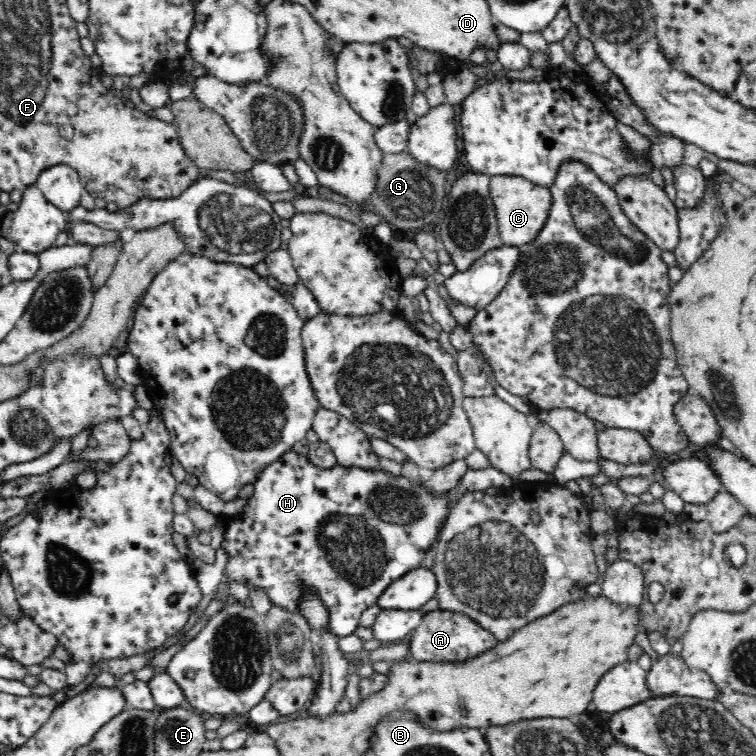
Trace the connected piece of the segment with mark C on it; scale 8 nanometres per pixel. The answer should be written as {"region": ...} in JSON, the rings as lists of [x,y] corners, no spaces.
{"region":[[[499,175],[491,178],[489,192],[496,208],[497,229],[503,245],[519,248],[536,240],[546,224],[552,207],[552,194],[549,188],[530,183],[522,176]]]}

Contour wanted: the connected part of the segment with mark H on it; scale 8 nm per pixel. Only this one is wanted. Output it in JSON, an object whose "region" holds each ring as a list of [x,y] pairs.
{"region":[[[292,449],[284,452],[278,460],[274,460],[266,465],[266,468],[260,472],[258,478],[253,482],[253,493],[247,498],[247,504],[241,513],[236,515],[221,515],[217,520],[224,523],[226,526],[223,532],[223,541],[221,547],[228,554],[228,563],[225,567],[226,580],[234,580],[240,584],[253,584],[262,592],[268,595],[268,598],[274,604],[281,606],[286,612],[300,612],[300,602],[302,602],[302,594],[311,592],[319,596],[322,604],[328,609],[327,630],[331,630],[332,634],[342,640],[344,636],[355,634],[355,630],[359,627],[358,620],[360,615],[366,608],[377,604],[378,597],[389,587],[395,580],[402,578],[406,572],[420,568],[424,554],[432,548],[439,538],[438,532],[450,514],[450,508],[460,500],[460,496],[464,496],[469,491],[485,491],[492,487],[508,488],[514,483],[514,477],[504,474],[492,467],[487,467],[480,470],[468,469],[465,475],[459,480],[459,483],[443,496],[438,496],[430,493],[424,483],[420,481],[420,485],[410,483],[410,480],[403,475],[390,475],[382,469],[362,469],[358,467],[343,467],[336,465],[334,468],[323,469],[314,466],[304,454],[296,454]]]}

